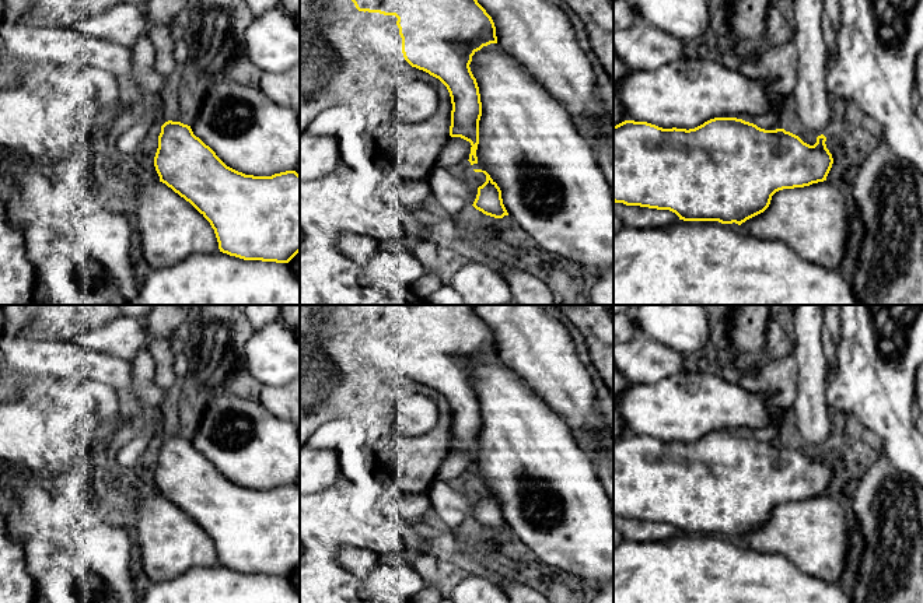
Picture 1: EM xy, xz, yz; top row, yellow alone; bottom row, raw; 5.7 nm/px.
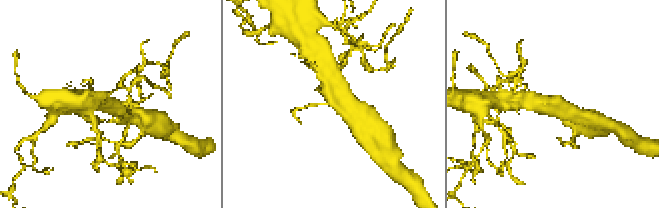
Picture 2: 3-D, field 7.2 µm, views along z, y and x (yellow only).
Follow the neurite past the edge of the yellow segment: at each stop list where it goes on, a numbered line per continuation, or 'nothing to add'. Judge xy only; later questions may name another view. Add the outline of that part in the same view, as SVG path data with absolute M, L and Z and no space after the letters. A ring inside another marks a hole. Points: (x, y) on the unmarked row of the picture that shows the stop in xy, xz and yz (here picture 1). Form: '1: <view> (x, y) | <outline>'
1: xy (154, 428) | M160 409L147 410L143 430L125 446L122 446L112 460L119 467L133 469L139 460L150 451L150 445L168 435L168 430Z

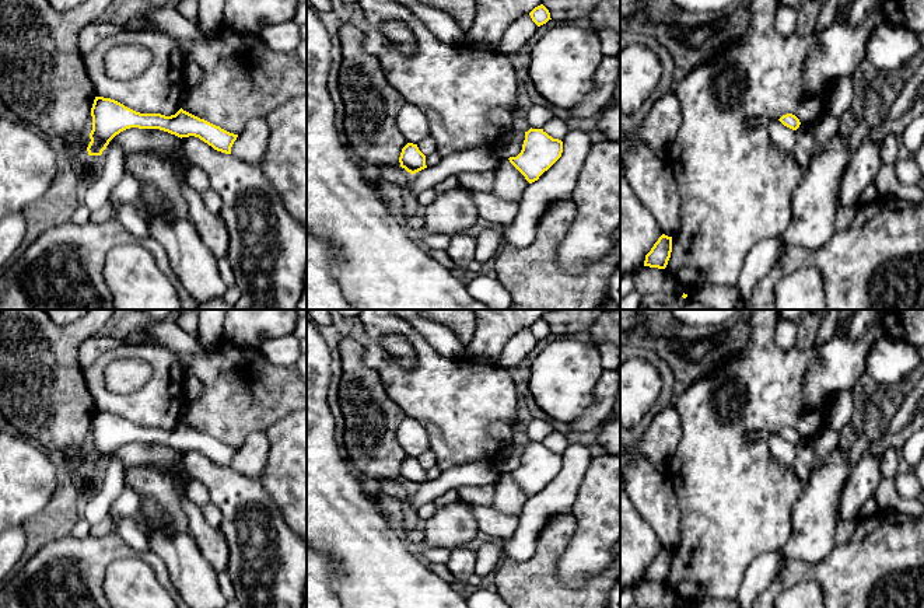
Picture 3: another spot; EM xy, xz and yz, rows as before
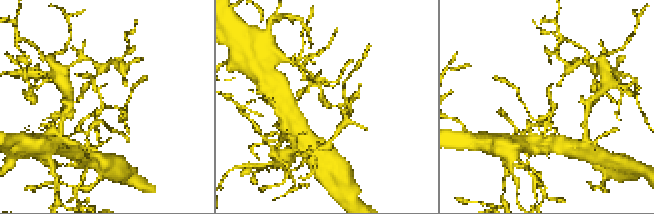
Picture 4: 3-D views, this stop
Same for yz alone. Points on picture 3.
nothing to add

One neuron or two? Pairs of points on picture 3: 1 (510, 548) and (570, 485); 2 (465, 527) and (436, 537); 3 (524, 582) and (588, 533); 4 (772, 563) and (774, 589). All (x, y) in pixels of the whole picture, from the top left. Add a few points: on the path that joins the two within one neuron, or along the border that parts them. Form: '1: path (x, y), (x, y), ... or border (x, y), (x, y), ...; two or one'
1: path (525, 533), (555, 500); one
2: path (458, 527), (443, 530); one
3: border (576, 521), (556, 565), (556, 576), (564, 584); two
4: border (780, 566), (776, 576), (759, 593); two

